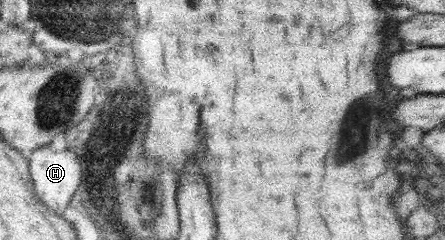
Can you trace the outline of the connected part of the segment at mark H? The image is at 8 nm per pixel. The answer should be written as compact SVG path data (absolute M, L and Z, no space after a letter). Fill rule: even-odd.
M47 144L31 151L27 163L29 178L36 197L48 211L61 217L65 206L70 203L73 193L81 183L81 165L77 165L77 154L67 148L56 151Z

